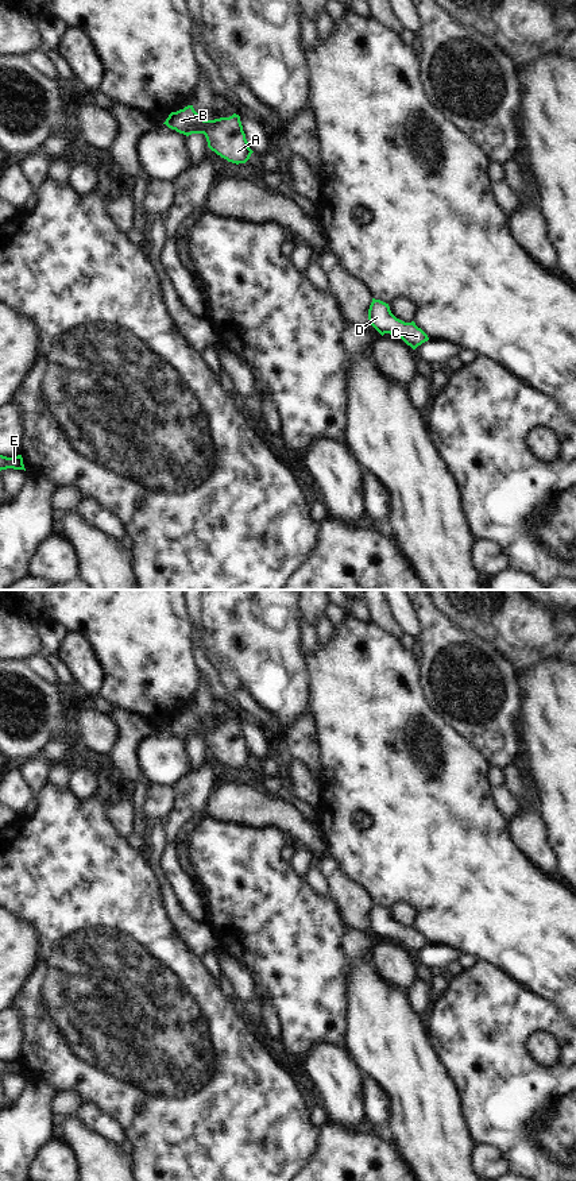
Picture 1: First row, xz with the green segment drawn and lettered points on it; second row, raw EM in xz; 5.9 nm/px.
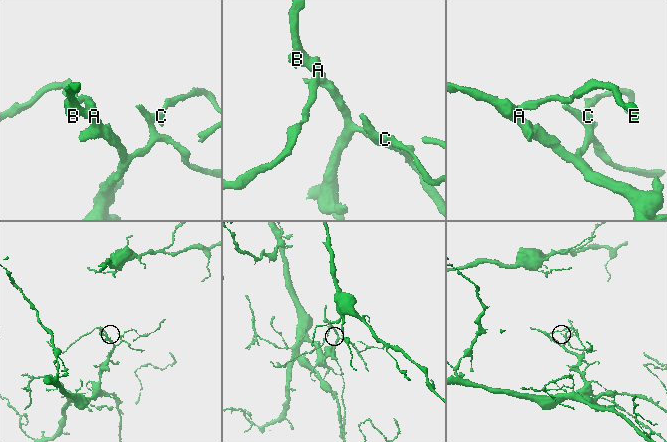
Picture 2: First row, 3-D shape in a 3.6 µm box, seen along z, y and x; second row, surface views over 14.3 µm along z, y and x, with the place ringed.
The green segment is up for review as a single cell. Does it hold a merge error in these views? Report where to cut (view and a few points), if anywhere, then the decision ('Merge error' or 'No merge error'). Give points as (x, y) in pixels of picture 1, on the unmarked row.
No split. No merge error

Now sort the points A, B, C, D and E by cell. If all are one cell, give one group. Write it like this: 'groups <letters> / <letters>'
groups A B C D E

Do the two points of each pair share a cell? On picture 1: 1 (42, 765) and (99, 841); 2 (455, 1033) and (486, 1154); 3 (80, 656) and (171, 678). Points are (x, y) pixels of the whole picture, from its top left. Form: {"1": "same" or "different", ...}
{"1": "different", "2": "different", "3": "different"}

